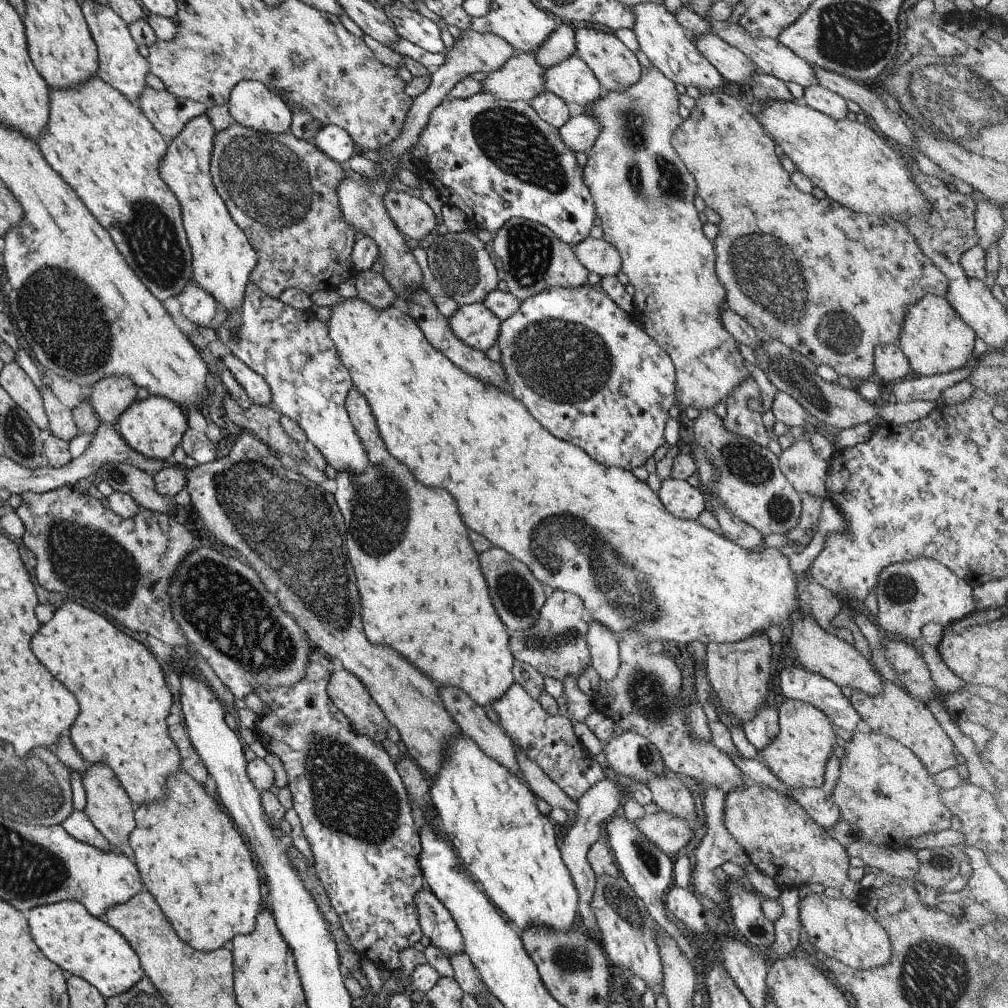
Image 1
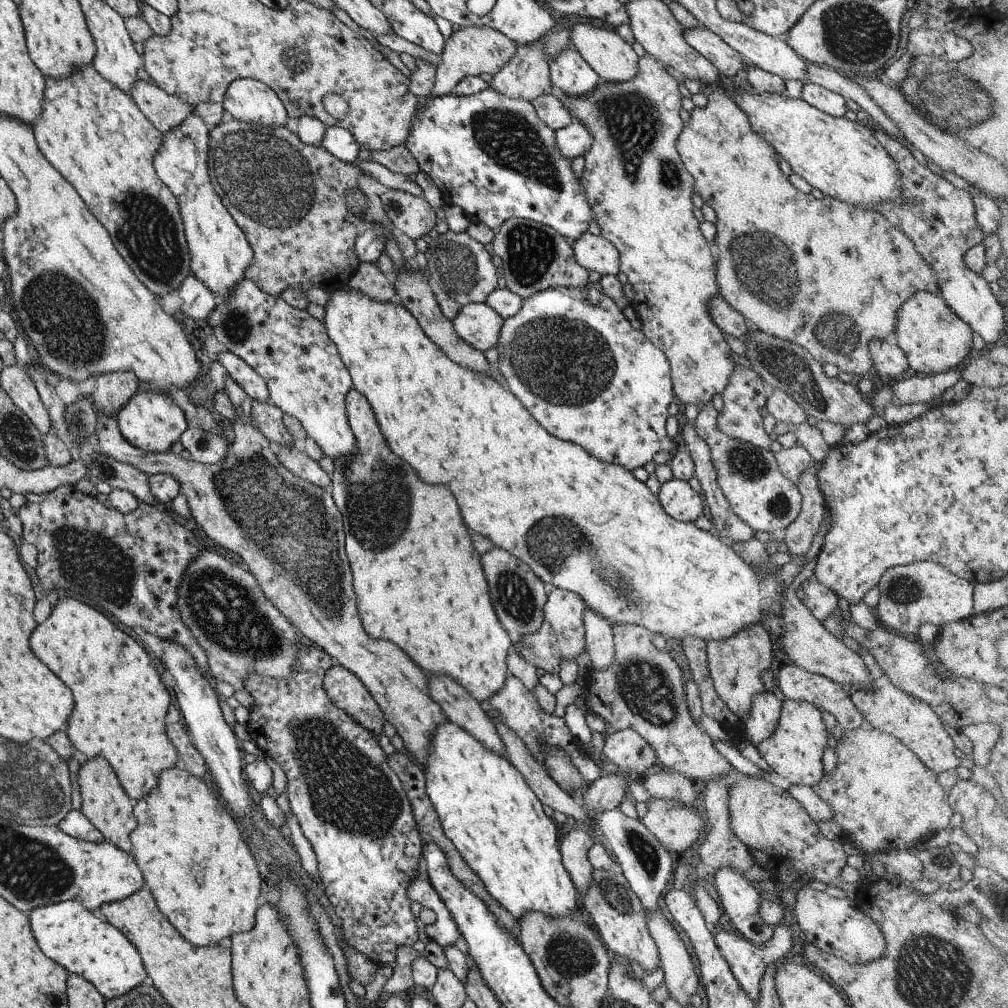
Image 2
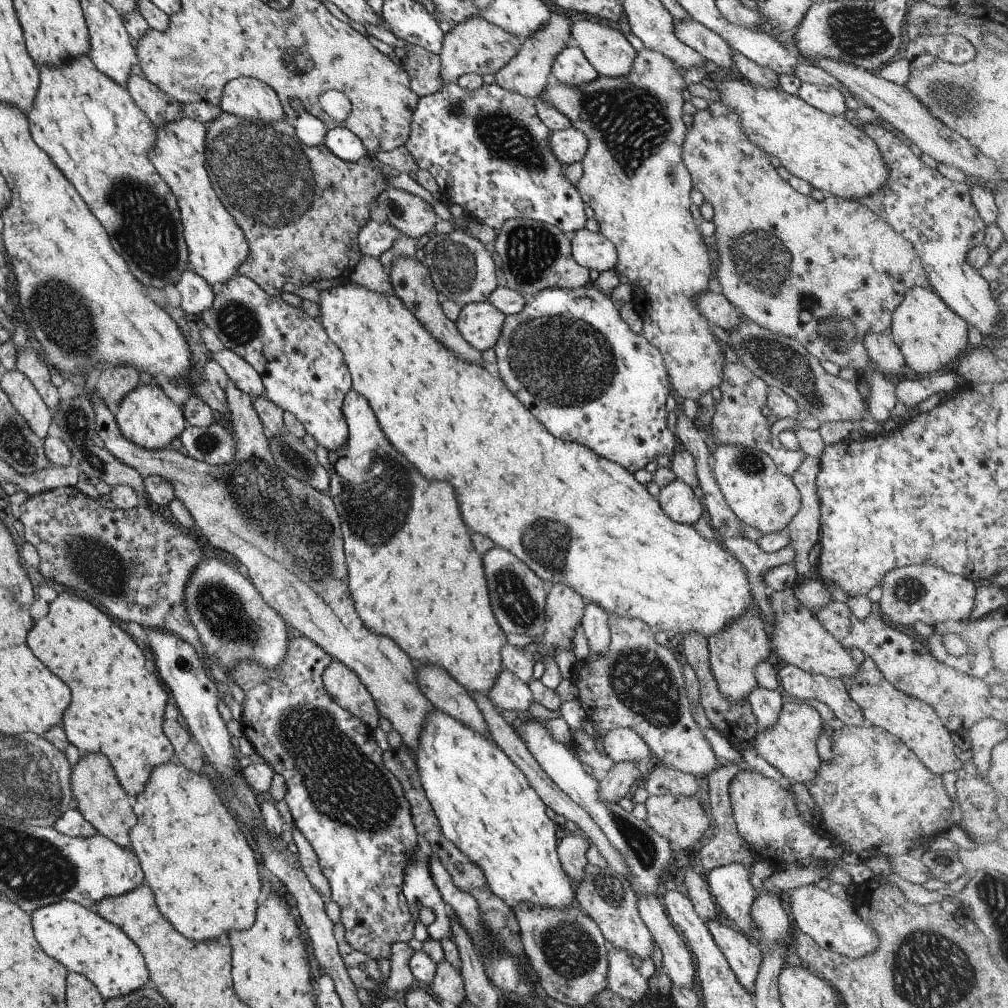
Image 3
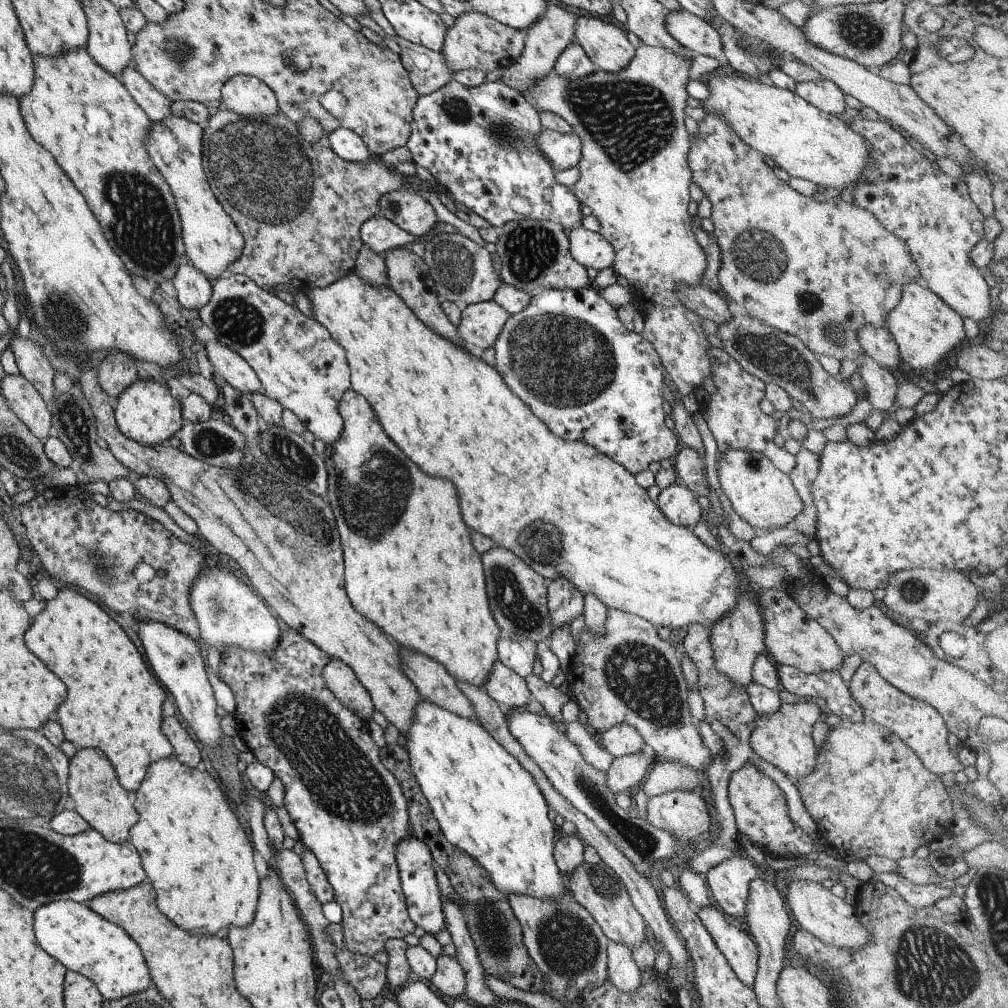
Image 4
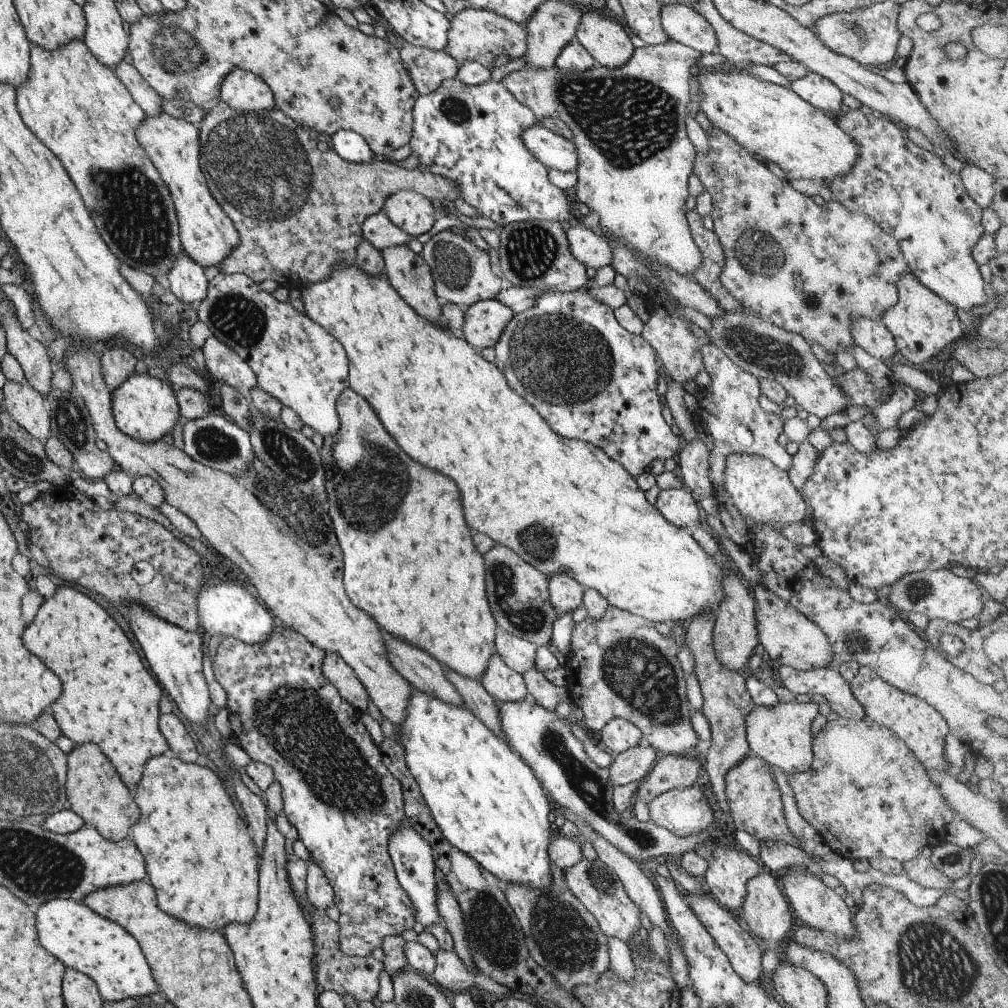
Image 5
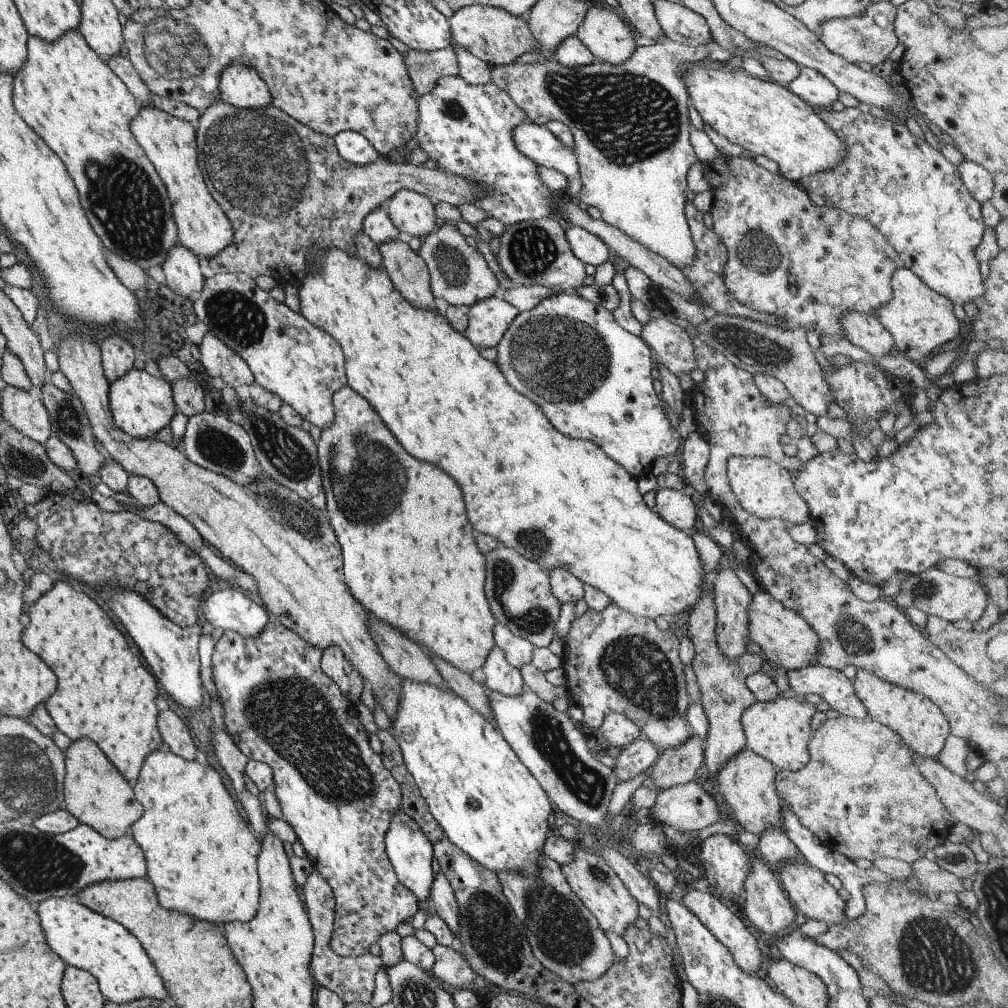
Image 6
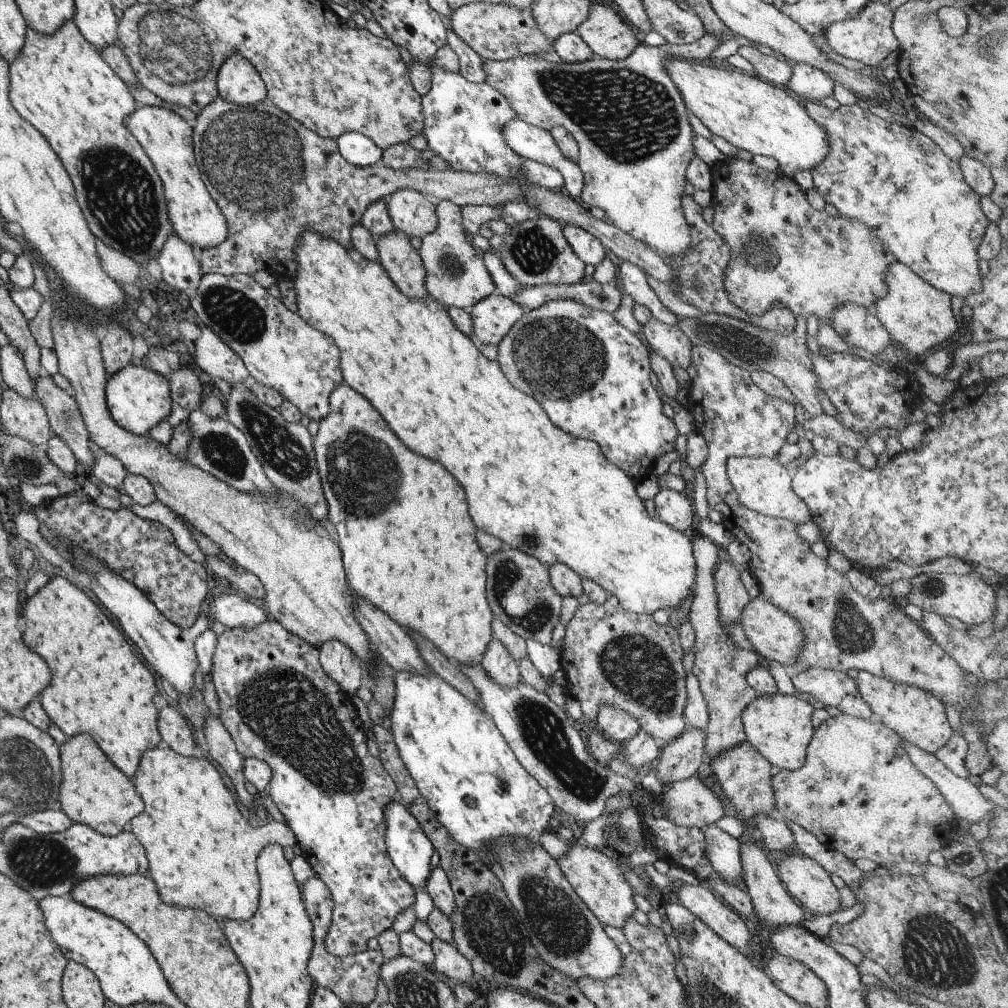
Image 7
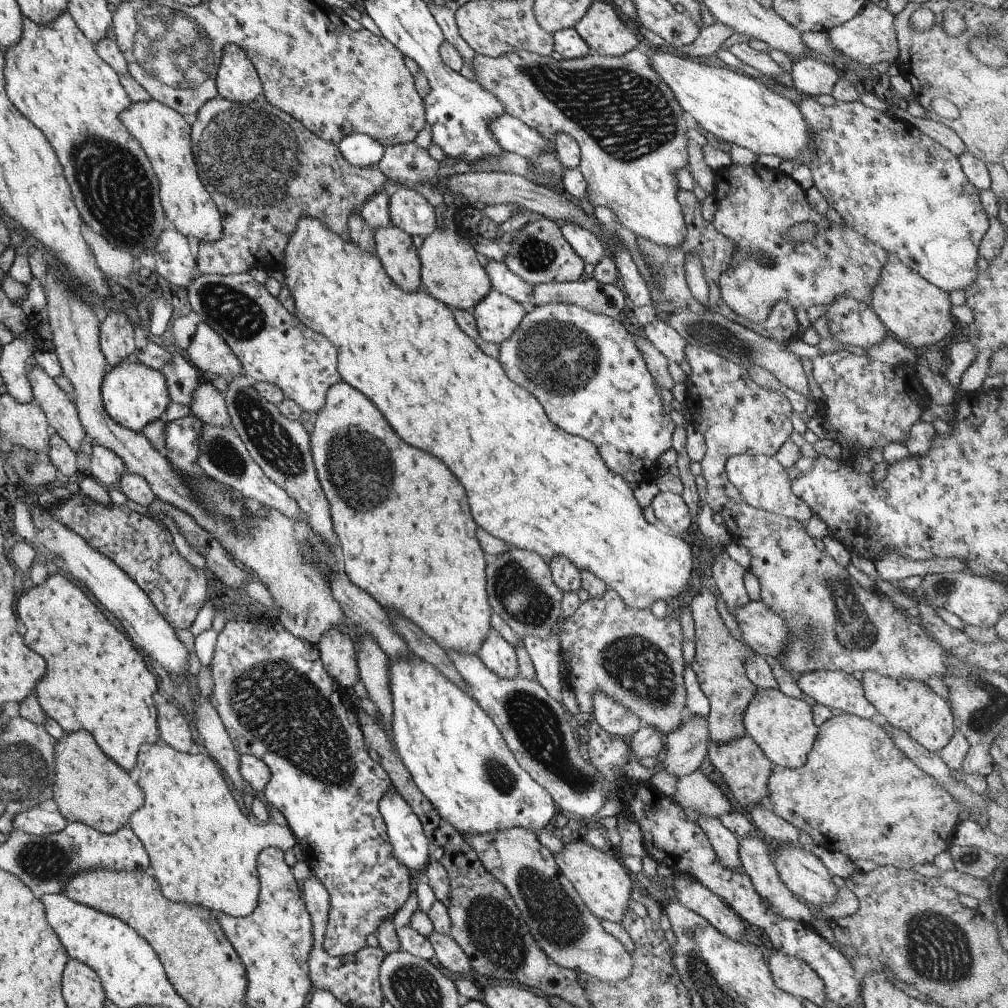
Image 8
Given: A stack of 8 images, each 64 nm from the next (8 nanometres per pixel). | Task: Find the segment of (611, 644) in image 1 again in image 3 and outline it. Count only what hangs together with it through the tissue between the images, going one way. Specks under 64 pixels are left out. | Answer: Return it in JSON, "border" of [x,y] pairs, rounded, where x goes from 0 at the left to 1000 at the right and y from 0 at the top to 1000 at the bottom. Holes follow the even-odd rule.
{"border":[[[581,597],[575,621],[578,623],[586,652],[598,652],[604,639],[603,608],[594,601]]]}

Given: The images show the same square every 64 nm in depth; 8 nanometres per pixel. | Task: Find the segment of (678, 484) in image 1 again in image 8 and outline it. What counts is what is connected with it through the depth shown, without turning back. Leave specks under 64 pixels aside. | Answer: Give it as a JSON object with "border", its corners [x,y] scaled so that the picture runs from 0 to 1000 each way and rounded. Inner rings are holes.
{"border":[[[653,487],[644,502],[653,516],[653,521],[662,524],[668,530],[673,531],[680,528],[686,520],[684,504],[676,495],[676,491]]]}

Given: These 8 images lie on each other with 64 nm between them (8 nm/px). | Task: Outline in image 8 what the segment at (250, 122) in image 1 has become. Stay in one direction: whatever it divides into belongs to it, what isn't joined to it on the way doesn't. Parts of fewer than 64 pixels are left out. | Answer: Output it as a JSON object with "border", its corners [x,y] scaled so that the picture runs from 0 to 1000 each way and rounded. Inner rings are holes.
{"border":[[[231,44],[221,46],[212,81],[216,94],[228,102],[246,102],[261,92],[249,61],[237,46]]]}

